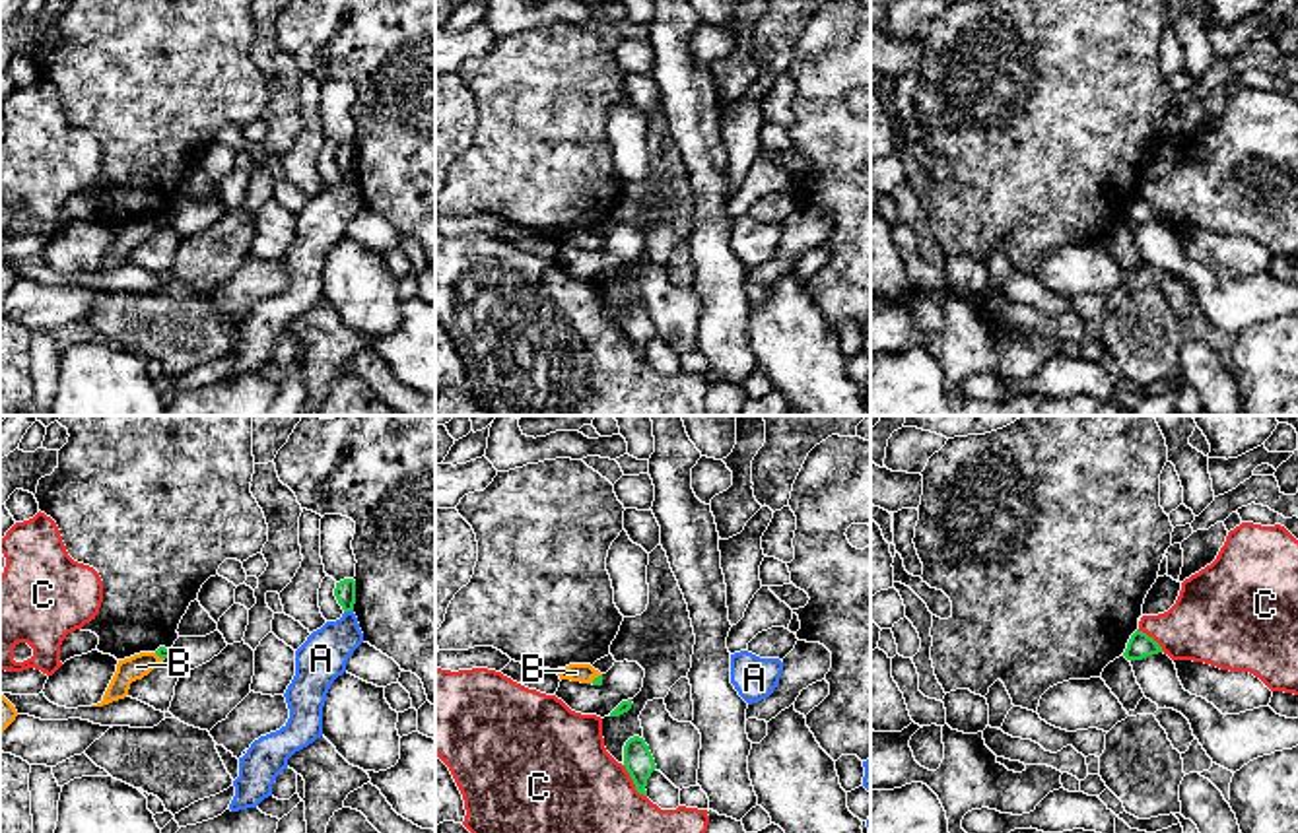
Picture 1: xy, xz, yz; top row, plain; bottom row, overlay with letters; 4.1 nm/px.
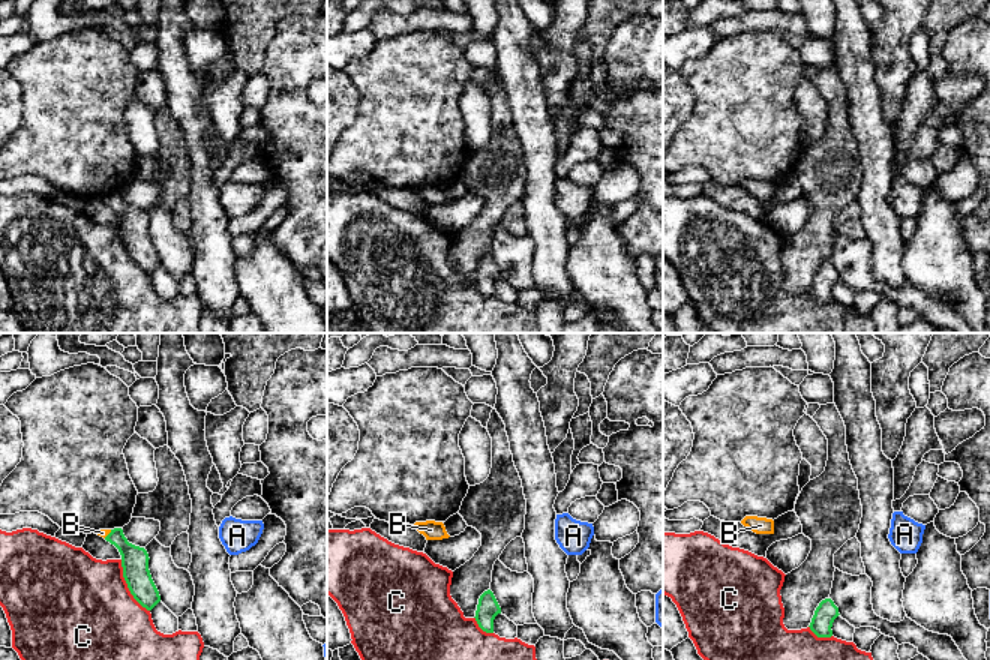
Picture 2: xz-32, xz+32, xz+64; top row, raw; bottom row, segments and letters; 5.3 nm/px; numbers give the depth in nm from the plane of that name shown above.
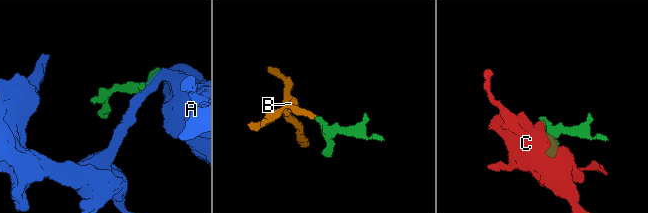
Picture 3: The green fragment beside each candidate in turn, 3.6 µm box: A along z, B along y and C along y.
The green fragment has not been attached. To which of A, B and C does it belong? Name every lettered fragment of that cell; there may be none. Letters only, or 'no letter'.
B

